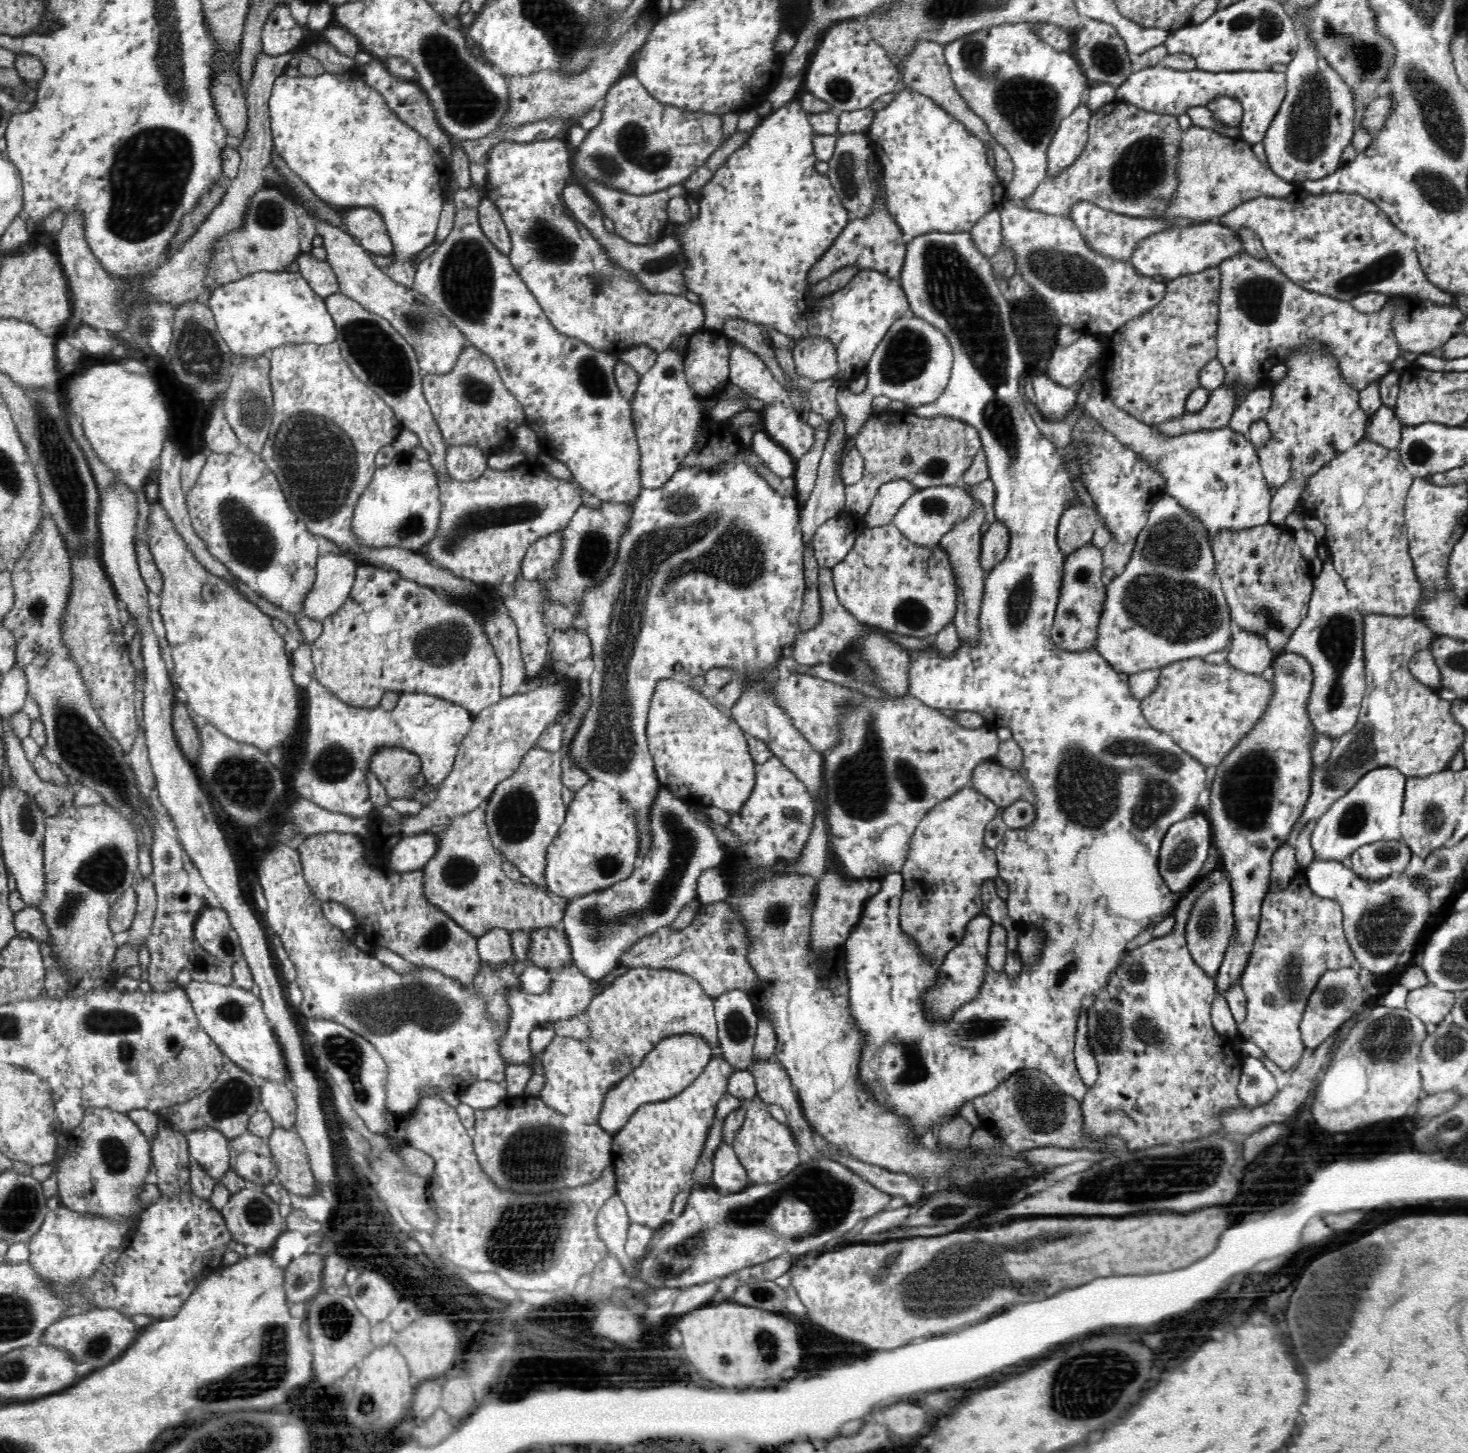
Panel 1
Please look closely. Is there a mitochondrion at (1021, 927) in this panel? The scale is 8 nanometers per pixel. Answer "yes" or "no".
no

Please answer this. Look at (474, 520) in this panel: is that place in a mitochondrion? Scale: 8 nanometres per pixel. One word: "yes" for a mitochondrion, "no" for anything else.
yes

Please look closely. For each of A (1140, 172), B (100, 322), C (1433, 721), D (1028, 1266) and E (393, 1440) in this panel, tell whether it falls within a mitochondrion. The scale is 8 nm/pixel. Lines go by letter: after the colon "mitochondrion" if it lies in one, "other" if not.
A: mitochondrion
B: other
C: other
D: other
E: other

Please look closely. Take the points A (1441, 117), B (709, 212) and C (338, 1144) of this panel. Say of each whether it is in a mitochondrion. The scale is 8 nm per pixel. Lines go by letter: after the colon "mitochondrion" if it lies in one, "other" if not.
A: mitochondrion
B: other
C: other

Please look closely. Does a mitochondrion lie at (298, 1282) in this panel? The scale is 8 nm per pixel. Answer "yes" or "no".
yes

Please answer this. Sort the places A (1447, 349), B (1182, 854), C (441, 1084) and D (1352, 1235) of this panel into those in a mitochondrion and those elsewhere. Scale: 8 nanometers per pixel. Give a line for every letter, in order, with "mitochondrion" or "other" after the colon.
A: other
B: mitochondrion
C: other
D: other

